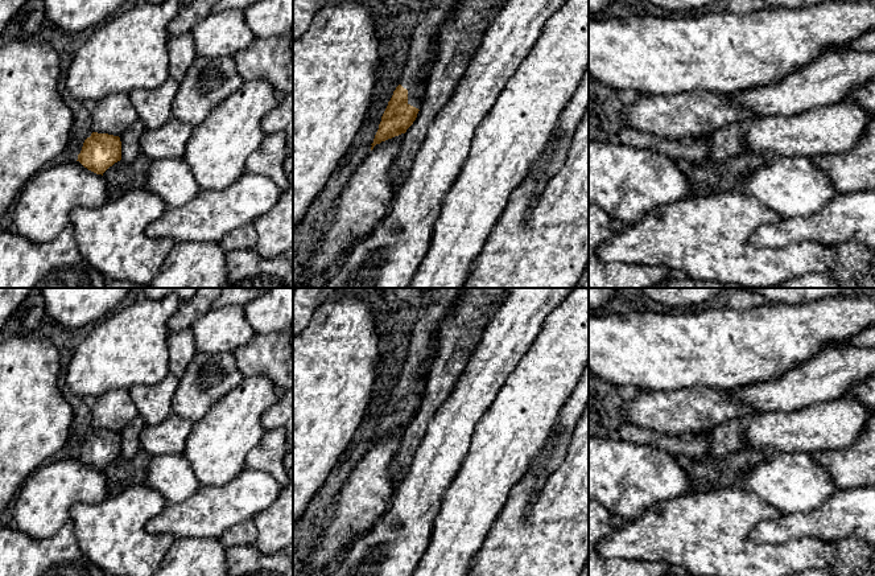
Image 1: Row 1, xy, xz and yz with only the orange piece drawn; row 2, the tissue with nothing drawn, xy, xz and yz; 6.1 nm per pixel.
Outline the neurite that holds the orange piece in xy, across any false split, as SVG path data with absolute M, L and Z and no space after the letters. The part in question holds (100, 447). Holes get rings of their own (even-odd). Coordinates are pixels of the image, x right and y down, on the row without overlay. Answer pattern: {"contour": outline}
{"contour": "M92 428L83 439L78 456L88 466L102 470L121 456L121 437L119 432Z"}

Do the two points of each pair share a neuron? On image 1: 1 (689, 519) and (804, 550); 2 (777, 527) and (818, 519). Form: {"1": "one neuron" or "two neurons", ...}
{"1": "one neuron", "2": "one neuron"}

